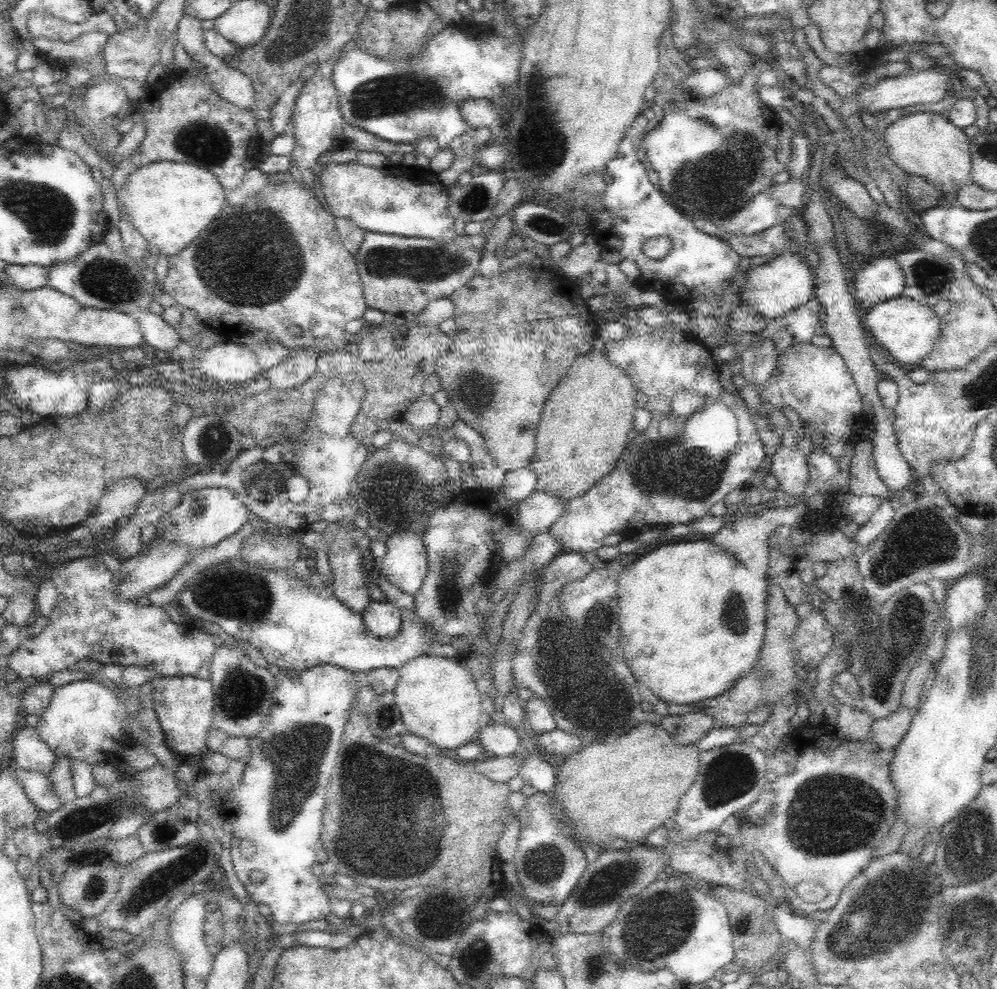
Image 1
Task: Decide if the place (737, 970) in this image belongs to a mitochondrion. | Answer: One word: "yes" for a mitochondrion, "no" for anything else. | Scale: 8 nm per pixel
no

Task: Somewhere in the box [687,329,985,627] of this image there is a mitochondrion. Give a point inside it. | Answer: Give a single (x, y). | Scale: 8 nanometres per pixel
(917, 543)

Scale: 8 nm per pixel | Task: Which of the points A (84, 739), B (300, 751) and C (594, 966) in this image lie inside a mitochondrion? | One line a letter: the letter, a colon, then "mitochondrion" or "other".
A: other
B: mitochondrion
C: mitochondrion

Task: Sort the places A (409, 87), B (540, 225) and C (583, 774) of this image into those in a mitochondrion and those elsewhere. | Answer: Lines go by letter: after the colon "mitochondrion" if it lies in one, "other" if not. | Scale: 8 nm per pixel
A: mitochondrion
B: mitochondrion
C: other

